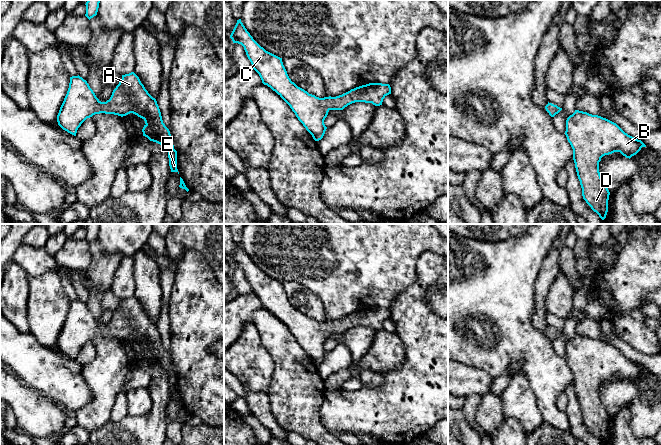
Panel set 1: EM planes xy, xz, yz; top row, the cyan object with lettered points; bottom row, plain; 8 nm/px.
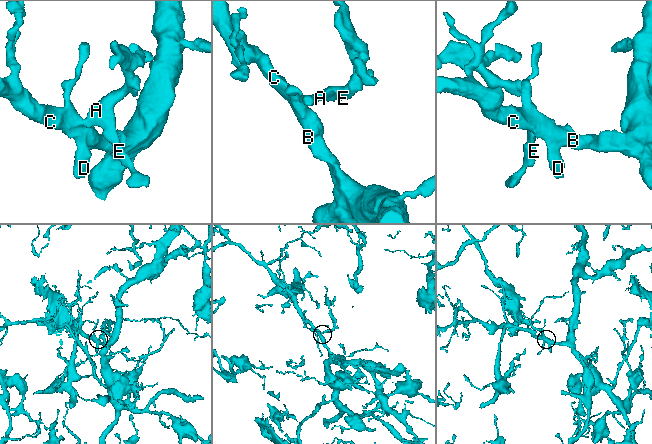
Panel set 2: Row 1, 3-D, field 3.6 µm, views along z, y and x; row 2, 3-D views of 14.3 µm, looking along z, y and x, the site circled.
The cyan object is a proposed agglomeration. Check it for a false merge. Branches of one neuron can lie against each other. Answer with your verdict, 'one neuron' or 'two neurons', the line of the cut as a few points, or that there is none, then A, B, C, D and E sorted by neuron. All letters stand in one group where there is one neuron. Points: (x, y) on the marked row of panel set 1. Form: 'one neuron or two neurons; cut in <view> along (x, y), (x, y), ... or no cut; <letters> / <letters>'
one neuron; no cut; A B C D E

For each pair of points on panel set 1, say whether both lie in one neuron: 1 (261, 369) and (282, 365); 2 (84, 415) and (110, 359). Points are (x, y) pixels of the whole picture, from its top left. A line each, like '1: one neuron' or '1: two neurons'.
1: two neurons
2: one neuron

